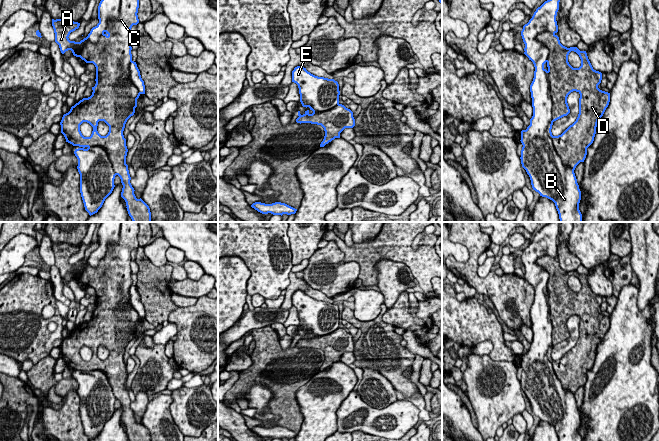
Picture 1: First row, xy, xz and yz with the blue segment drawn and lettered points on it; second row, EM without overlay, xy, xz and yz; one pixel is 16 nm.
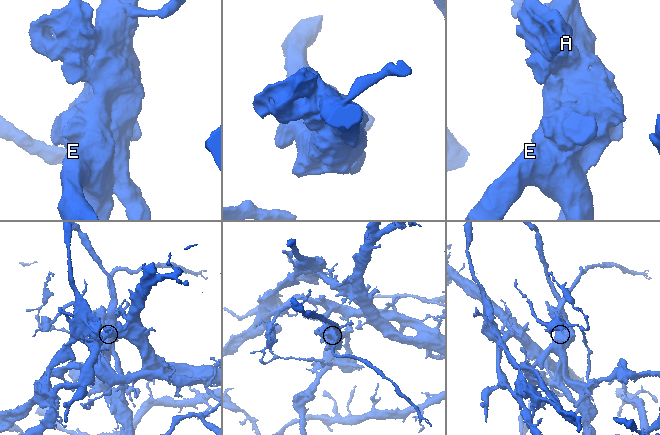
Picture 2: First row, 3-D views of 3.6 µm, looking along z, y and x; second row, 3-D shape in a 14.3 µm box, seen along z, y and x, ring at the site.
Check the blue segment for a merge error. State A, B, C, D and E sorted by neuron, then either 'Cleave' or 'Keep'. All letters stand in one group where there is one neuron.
Groups: A C D / B E. Cleave

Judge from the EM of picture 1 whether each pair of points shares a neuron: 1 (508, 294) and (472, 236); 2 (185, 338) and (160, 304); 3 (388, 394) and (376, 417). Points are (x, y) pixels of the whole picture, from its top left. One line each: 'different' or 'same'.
1: same
2: different
3: different

